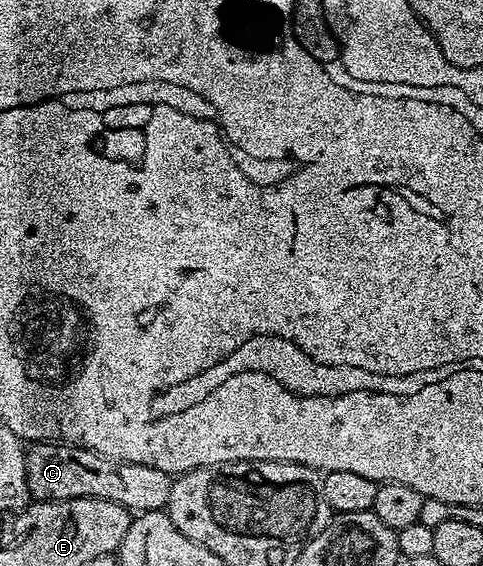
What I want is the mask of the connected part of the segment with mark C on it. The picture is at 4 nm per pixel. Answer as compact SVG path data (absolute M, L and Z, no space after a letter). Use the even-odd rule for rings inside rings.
M32 442L26 447L25 453L27 487L32 499L39 502L100 498L121 504L139 514L148 514L154 510L166 511L173 478L161 472L161 468L118 462L80 446L68 446L66 442Z

